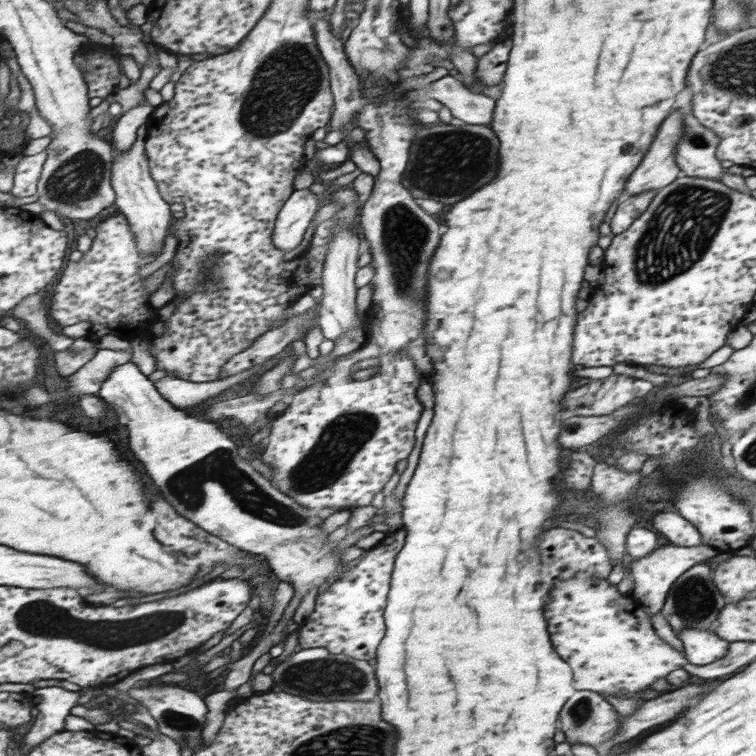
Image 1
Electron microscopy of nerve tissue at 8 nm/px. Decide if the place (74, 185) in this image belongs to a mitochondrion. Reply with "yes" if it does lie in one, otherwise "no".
yes

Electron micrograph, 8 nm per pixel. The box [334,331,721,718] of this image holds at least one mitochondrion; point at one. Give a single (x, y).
(694, 599)

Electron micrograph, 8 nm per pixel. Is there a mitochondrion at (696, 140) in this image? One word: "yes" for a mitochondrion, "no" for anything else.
yes

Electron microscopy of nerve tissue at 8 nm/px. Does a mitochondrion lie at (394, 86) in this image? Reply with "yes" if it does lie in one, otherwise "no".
no

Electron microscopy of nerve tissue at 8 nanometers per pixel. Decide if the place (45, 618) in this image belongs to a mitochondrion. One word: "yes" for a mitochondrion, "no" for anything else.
yes

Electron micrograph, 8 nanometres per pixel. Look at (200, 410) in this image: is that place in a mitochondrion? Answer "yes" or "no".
no

